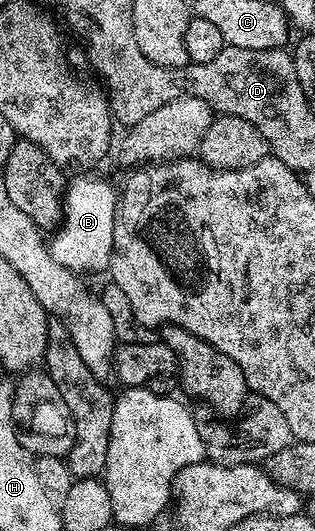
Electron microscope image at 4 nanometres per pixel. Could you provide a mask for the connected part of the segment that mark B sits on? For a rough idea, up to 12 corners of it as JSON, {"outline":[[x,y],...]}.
{"outline":[[66,185],[51,256],[70,272],[108,267],[116,189]]}

